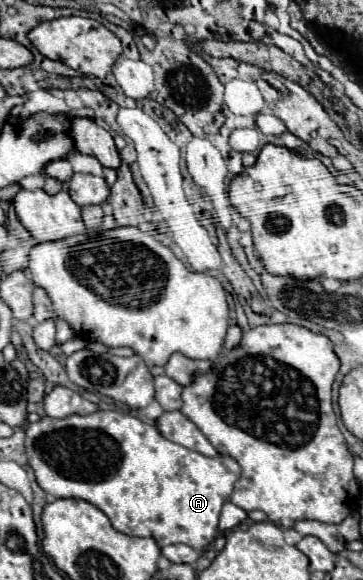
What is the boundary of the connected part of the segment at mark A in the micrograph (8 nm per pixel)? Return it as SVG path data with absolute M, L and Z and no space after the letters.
M99 410L95 414L89 414L89 416L67 416L67 418L49 418L49 416L43 416L41 420L33 422L27 426L25 430L25 452L27 452L27 458L29 458L29 464L35 472L35 478L37 478L37 484L47 492L51 494L53 498L83 498L87 502L91 502L93 506L97 506L99 510L103 510L107 514L107 518L111 520L113 528L117 532L123 532L123 534L129 534L129 536L149 536L149 538L155 538L155 542L163 548L163 546L169 546L169 544L187 544L191 548L195 548L197 552L203 552L217 536L217 522L219 522L219 514L221 514L221 506L229 500L231 492L233 492L233 484L239 480L241 476L241 468L237 464L237 460L233 460L231 456L223 456L223 454L217 454L213 458L209 456L203 456L195 450L189 450L185 446L179 446L175 442L169 442L167 438L161 436L161 432L157 430L157 426L153 424L143 424L139 418L131 416L131 414L123 414L123 412L115 412L115 410Z

